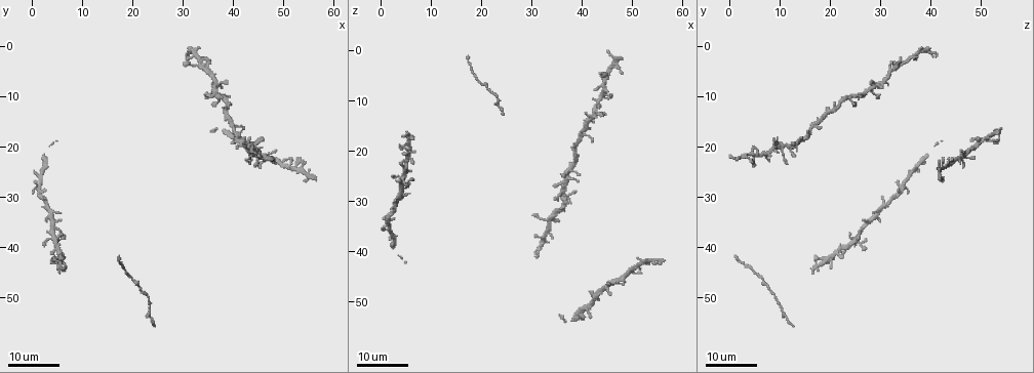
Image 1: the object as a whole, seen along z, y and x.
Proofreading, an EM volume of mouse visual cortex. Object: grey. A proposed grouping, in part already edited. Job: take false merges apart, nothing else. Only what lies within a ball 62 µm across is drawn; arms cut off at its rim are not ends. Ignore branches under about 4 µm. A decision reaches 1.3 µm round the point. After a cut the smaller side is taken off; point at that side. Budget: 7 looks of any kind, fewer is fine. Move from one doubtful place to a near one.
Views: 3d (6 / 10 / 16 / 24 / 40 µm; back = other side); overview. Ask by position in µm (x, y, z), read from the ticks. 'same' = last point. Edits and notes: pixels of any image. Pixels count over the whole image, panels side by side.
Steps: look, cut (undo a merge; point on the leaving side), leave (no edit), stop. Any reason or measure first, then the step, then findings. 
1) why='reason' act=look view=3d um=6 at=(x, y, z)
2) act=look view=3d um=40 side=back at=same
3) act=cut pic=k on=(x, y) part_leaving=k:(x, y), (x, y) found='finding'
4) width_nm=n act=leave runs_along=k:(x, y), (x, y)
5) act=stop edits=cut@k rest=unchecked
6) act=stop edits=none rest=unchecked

why='three arms meet' act=look view=3d um=16 at=(36.5, 9.5, 26.5)

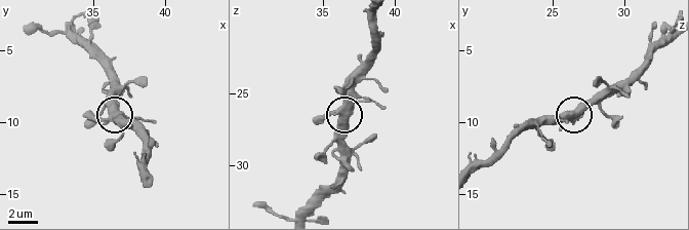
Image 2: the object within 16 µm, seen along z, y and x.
act=look view=3d um=6 at=(36.2, 9.4, 26.4)

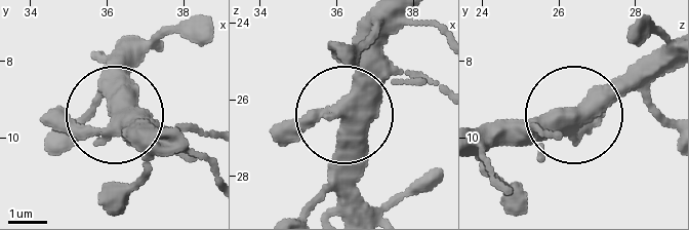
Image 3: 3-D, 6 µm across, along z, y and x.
arms=3 act=leave found='continuous, no second neuron'

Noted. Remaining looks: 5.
why='thick turns thin' act=look view=3d um=24 at=(36.5, 6.5, 31.0)

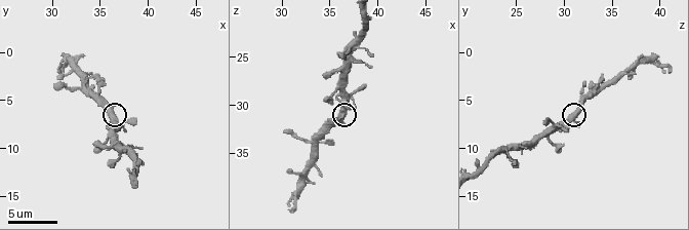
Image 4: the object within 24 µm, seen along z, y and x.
act=look view=3d um=6 at=(36.2, 6.6, 31.0)

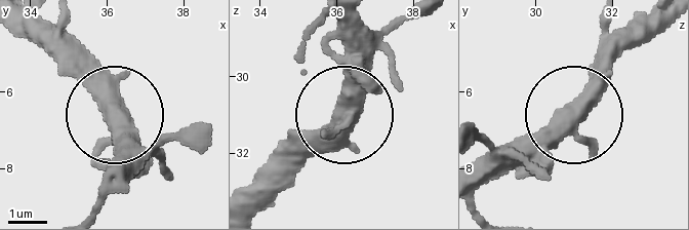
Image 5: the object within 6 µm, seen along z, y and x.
arms=3 act=leave runs_along=5:(125, 184), (122, 121), (59, 56) found='continuous, no second neuron'

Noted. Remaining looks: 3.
why='looks like a crossing' act=look view=3d um=16 at=(32.8, 3.8, 34.0)

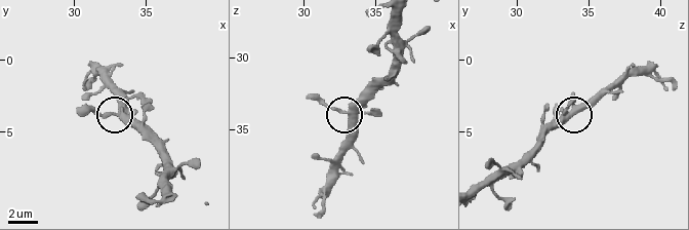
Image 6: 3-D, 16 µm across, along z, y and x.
act=leave found='one neuron here'

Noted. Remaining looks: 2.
why='three-way junction' act=look view=3d um=16 at=(44.0, 21.5, 7.0)

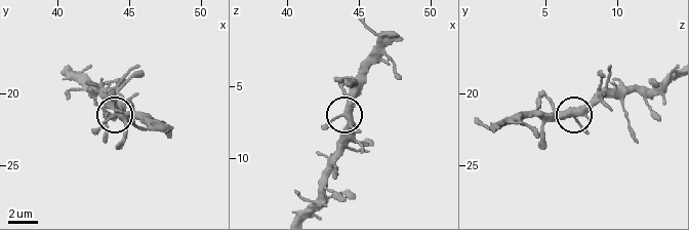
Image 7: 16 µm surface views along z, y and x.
act=look view=3d um=10 at=(43.8, 21.6, 7.0)

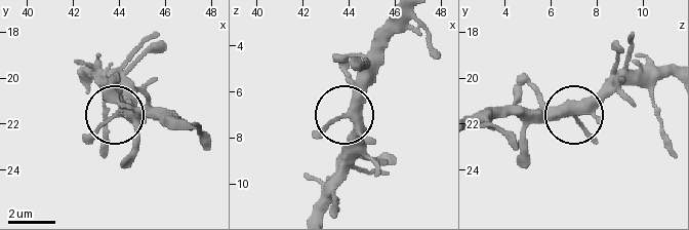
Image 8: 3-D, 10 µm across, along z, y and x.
act=leave runs_along=8:(311, 213), (338, 165), (353, 124), (354, 94), (379, 68) found='one neuron here'

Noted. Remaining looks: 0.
act=stop edits=none rest=unchecked

